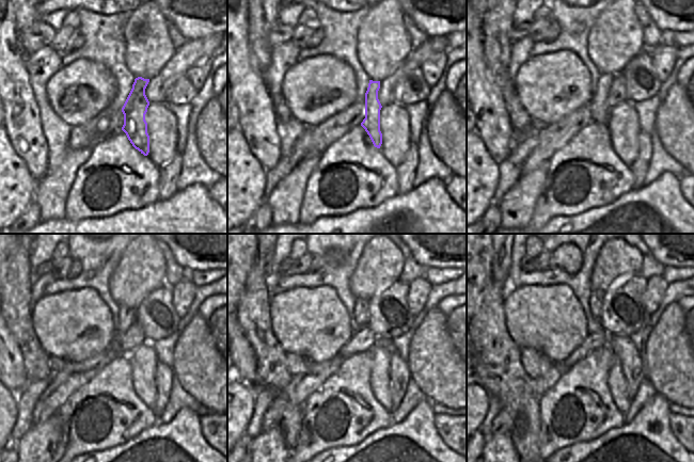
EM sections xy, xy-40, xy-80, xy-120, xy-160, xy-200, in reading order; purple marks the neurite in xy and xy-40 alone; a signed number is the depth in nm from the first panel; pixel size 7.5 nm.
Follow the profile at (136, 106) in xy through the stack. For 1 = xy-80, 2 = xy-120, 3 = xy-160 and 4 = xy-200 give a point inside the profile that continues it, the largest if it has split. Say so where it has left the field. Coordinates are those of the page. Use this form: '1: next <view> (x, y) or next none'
1: next xy-80 (598, 106)
2: next xy-120 (126, 315)
3: next xy-160 (361, 314)
4: next xy-200 (596, 297)

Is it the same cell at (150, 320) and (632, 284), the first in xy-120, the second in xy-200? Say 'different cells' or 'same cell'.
same cell

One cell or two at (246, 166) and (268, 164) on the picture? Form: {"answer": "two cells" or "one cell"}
{"answer": "two cells"}

